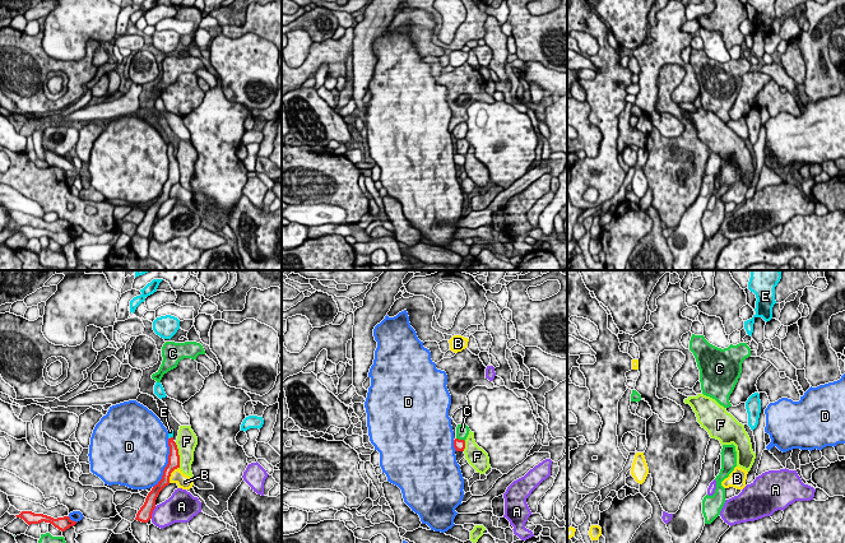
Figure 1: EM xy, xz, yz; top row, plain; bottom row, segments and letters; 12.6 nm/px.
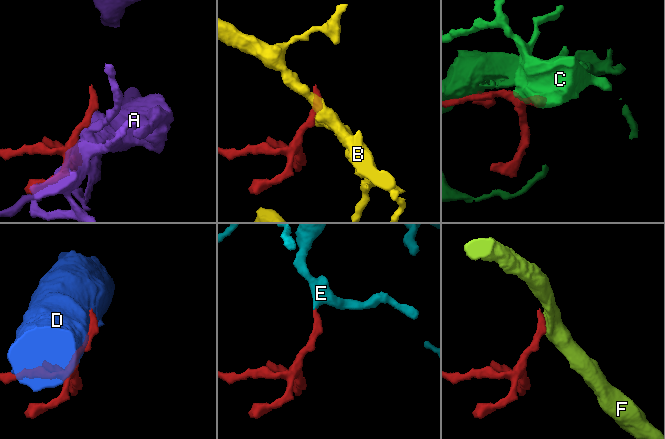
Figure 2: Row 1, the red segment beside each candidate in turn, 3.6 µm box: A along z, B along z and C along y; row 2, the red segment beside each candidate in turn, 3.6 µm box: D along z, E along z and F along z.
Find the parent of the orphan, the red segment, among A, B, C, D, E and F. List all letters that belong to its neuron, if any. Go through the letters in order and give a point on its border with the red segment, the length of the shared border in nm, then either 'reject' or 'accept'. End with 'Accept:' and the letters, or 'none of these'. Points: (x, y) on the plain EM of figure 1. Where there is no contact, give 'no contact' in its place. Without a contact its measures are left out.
A: contact xy (152, 227); length 170 nm; reject
B: contact xy (170, 189); length 240 nm; reject
C: contact xz (460, 154); length 120 nm; reject
D: contact xy (168, 177); length 650 nm; reject
E: contact xy (171, 152); length 70 nm; accept
F: contact xy (179, 170); length 320 nm; reject
Accept: E

